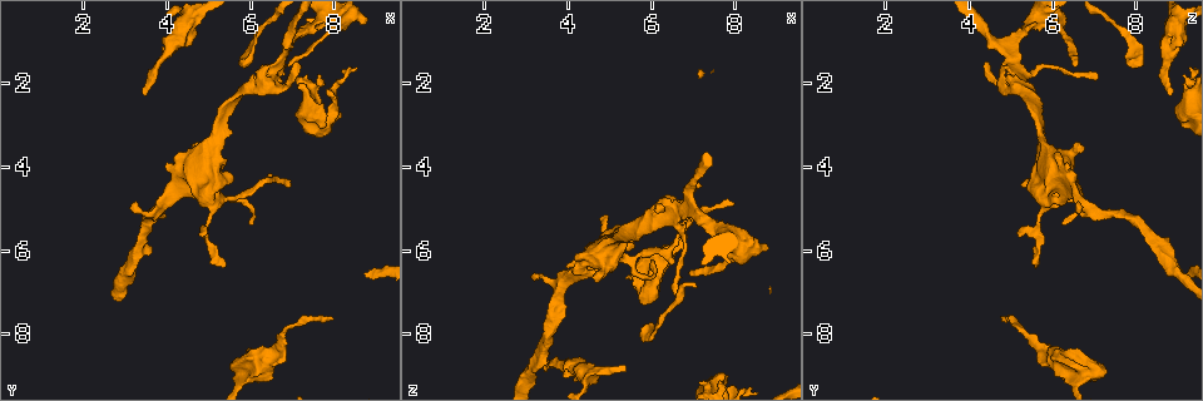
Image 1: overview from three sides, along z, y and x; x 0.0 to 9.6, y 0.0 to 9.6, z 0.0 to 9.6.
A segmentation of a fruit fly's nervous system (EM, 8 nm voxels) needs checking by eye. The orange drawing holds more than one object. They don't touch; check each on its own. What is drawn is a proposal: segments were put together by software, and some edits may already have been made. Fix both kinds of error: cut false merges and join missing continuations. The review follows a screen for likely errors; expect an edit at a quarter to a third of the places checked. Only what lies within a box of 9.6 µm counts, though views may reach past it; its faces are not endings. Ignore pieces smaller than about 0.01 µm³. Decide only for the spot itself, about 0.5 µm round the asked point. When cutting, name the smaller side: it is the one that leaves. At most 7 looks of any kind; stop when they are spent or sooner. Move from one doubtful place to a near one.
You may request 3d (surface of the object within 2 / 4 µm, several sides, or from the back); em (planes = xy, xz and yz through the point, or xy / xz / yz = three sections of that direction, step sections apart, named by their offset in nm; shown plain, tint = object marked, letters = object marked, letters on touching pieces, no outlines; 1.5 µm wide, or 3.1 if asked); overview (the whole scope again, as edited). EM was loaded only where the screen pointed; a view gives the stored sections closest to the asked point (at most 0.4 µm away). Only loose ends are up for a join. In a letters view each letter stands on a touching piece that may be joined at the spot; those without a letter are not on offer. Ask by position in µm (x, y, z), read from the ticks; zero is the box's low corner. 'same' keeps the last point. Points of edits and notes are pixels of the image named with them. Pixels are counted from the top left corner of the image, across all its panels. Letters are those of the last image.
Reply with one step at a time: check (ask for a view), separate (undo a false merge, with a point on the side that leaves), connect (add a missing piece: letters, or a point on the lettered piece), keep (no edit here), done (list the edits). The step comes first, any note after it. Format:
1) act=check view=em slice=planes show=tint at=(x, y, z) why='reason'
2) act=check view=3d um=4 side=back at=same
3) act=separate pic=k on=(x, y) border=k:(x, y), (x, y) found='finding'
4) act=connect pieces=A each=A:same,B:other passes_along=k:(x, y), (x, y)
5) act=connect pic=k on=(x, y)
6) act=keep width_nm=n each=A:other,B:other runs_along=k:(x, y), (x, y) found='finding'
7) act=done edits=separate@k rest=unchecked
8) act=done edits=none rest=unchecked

act=check view=em slice=yz step=8 show=tint at=(3.55, 2.30, 8.80) why='tapers out'

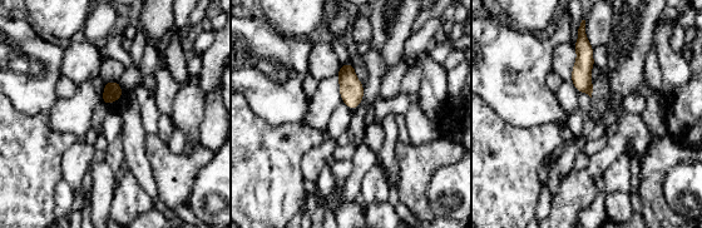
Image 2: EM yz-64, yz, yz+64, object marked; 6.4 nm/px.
act=check view=em slice=planes show=letters at=same

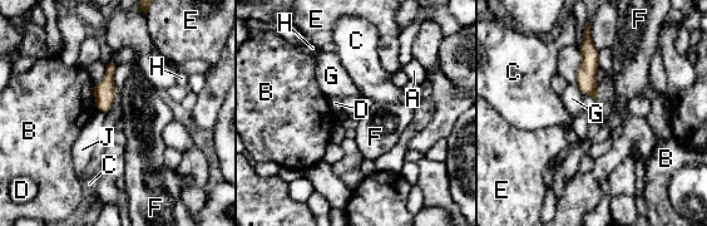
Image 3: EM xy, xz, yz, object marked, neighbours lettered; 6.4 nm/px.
act=keep each=A:other,B:other,C:other,D:other,E:other,F:other,G:other,H:other,J:other runs_along=3:(586, 40), (588, 86), (593, 93) found='no lettered piece goes on from it'

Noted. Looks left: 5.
act=check view=3d um=4 side=back at=(3.25, 4.80, 6.70) why='tapers out'

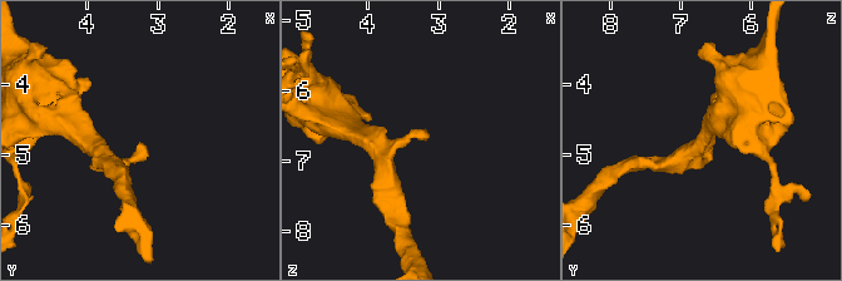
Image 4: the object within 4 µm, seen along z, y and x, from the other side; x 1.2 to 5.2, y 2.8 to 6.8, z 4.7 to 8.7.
act=check view=em slice=yz step=8 show=letters at=(3.25, 4.80, 6.65)

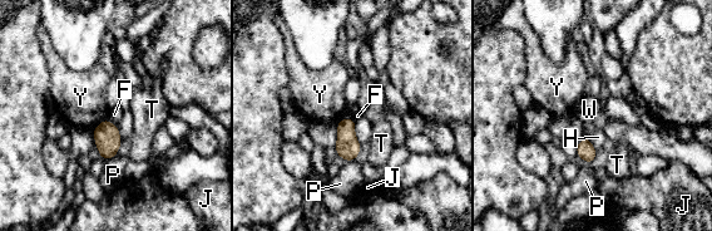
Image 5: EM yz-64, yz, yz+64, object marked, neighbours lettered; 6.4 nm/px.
act=keep width_nm=120 each=F:other,H:other,J:other,P:other,T:other,W:other,Y:other border=5:(107, 118), (117, 126) found='none of them fits'

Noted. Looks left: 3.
act=check view=em slice=xy step=8 show=tint at=(7.55, 0.65, 5.45) why='calibre changes'

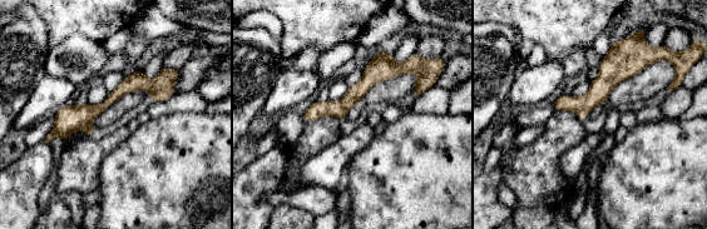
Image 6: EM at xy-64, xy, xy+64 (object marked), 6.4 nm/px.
act=check view=em slice=xy step=8 show=letters at=same

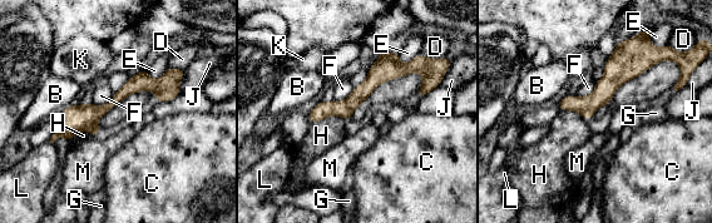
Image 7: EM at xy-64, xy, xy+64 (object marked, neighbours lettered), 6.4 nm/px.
act=keep each=B:other,C:other,D:other,E:other,F:other,G:other,H:other,J:other,K:other,L:other,M:other runs_along=7:(179, 73), (134, 84), (58, 133) found='one neuron here'

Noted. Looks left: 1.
act=done edits=none rest=unchecked

